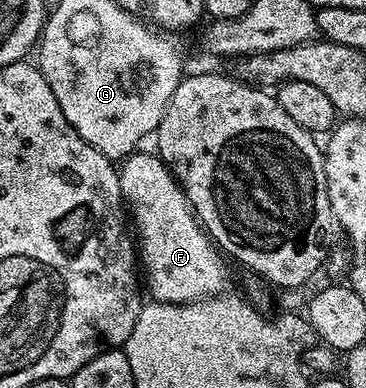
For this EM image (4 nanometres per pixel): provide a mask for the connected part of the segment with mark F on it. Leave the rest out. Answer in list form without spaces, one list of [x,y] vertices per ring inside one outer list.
[[[136,151],[131,154],[130,157],[126,158],[118,166],[119,171],[119,182],[121,183],[121,195],[123,196],[126,208],[129,210],[130,220],[133,222],[133,229],[139,232],[139,237],[137,236],[137,261],[141,266],[142,276],[145,278],[145,289],[147,289],[151,294],[149,294],[150,300],[152,301],[168,301],[174,305],[188,305],[190,301],[196,299],[202,299],[205,297],[217,297],[224,292],[223,289],[227,285],[227,265],[228,262],[225,260],[224,254],[220,252],[214,241],[207,236],[207,230],[199,224],[195,210],[192,209],[191,205],[187,201],[186,195],[184,195],[183,190],[179,187],[179,182],[176,181],[175,176],[171,174],[170,169],[164,165],[163,161],[154,152],[143,153],[144,151]]]

